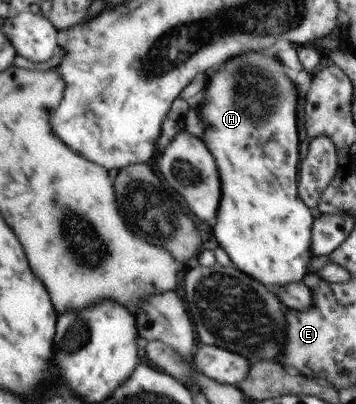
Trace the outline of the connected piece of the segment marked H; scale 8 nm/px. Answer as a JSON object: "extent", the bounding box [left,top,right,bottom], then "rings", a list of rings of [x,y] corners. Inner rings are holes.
{"extent":[199,53,313,290],"rings":[[[243,53],[207,75],[205,95],[199,109],[199,113],[203,113],[203,121],[211,125],[211,129],[203,133],[201,141],[211,145],[214,161],[219,161],[218,173],[223,173],[223,209],[219,209],[219,221],[213,221],[213,237],[237,269],[243,269],[243,273],[255,277],[255,281],[271,290],[305,281],[303,275],[311,250],[309,233],[312,233],[313,217],[295,191],[299,163],[297,145],[300,144],[295,115],[296,86],[292,75],[281,69],[273,55]]]}

